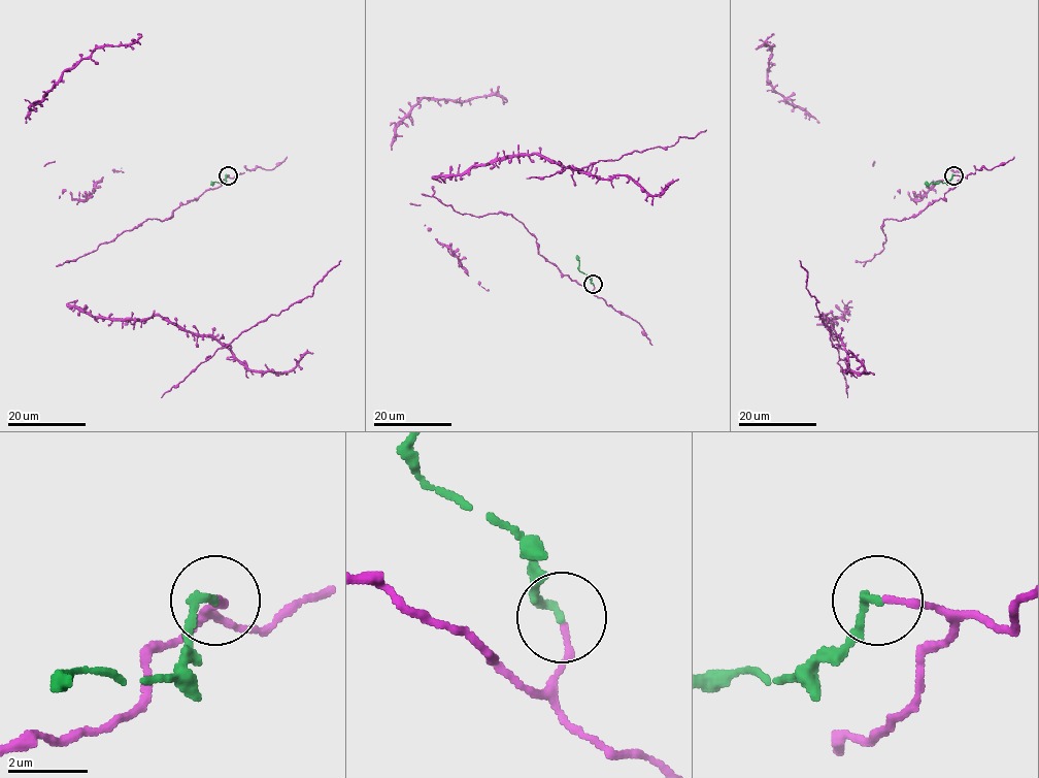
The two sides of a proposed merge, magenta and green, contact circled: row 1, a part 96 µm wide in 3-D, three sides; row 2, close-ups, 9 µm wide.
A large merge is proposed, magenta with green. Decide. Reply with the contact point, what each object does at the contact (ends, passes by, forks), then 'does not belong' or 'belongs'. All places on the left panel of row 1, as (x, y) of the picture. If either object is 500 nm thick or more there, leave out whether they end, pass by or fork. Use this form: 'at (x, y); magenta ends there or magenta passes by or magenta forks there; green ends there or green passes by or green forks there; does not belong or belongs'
at (228, 175); magenta ends there; green ends there; belongs

